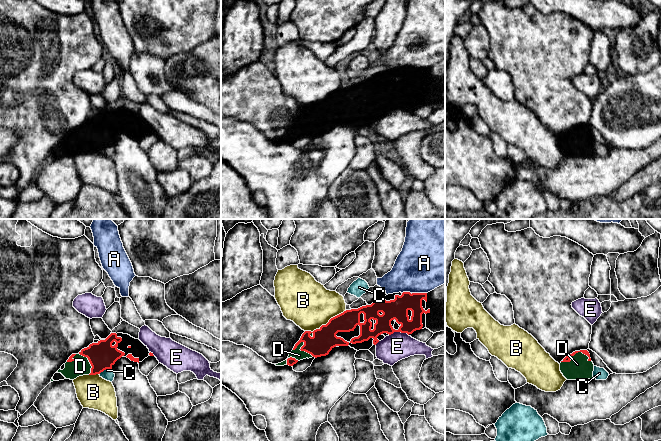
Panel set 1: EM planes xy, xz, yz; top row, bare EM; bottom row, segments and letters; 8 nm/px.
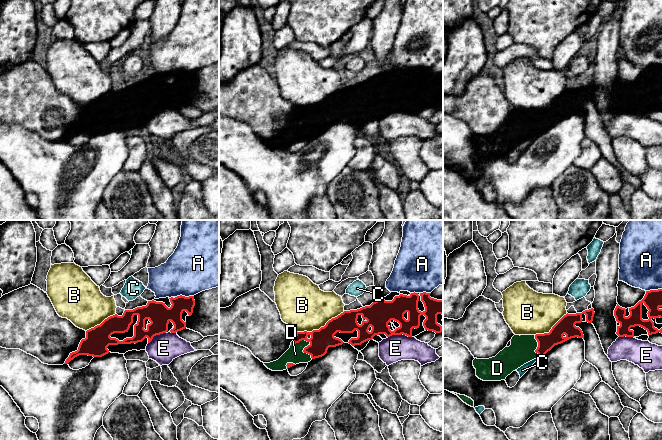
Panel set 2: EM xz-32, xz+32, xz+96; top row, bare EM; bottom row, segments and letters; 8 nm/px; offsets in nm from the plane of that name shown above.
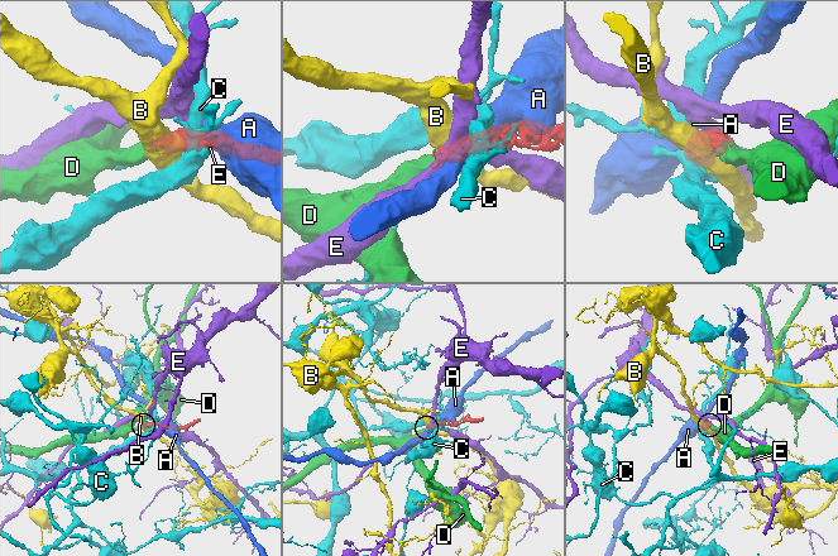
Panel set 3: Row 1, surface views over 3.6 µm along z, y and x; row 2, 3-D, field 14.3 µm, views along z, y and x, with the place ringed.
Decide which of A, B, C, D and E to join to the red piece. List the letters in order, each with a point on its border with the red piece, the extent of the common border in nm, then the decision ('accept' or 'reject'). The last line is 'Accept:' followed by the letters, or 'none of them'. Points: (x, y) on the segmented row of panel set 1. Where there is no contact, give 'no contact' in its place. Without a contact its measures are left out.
A: xz (419, 293) | 120 nm | reject
B: xz (324, 325) | 360 nm | reject
C: xy (105, 369) | 120 nm | reject
D: yz (575, 353) | 240 nm | accept
E: xz (398, 331) | 160 nm | reject
Accept: D

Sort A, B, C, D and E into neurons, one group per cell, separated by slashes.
A / B / C / D / E

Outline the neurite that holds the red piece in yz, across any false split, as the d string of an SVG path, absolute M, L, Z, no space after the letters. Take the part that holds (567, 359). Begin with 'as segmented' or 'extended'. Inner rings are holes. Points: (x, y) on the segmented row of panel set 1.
extended; M587 350L575 351L561 361L560 371L567 380L593 379L594 364Z

